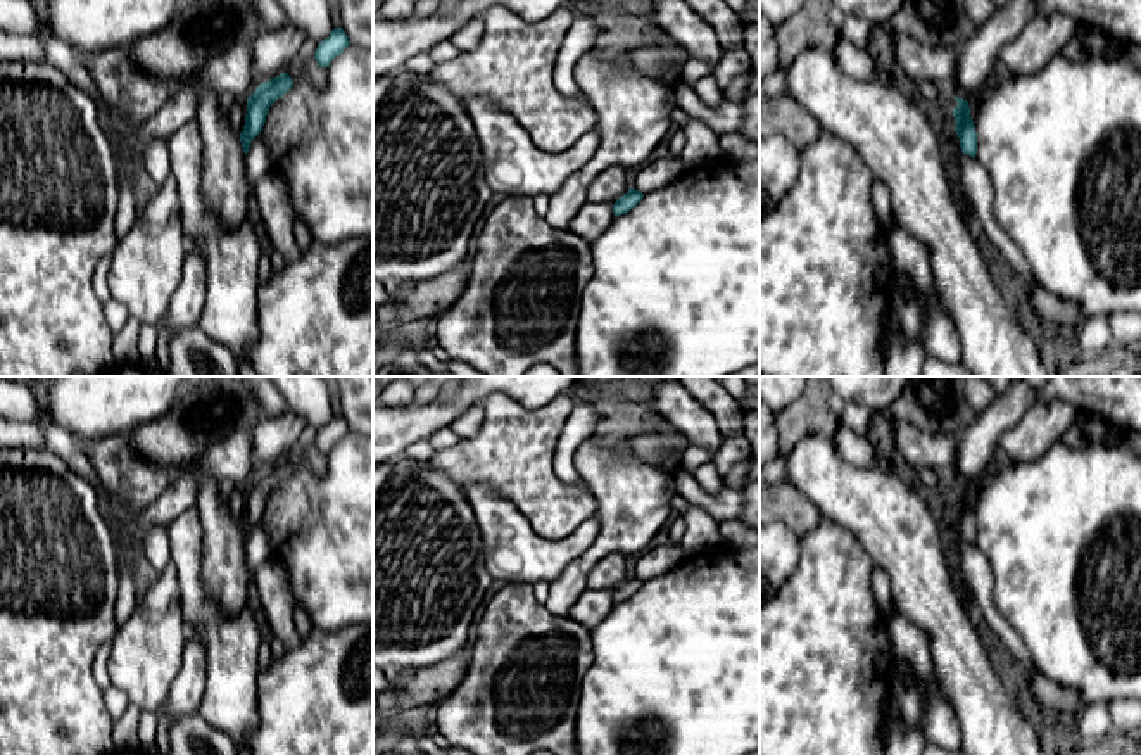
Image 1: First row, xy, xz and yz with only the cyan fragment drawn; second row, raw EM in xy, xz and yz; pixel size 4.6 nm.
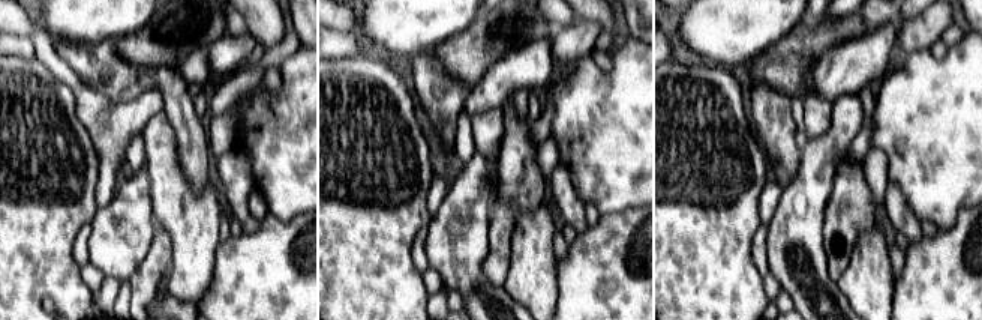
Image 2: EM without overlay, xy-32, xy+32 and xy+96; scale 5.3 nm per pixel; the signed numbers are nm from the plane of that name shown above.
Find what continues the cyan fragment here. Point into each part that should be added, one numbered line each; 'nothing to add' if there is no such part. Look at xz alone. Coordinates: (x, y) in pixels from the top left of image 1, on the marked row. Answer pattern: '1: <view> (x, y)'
nothing to add

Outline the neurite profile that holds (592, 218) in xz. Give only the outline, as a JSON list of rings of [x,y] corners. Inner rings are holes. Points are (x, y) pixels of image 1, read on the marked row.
[[[587,202],[583,204],[573,219],[568,223],[568,230],[582,237],[587,242],[594,242],[604,233],[604,230],[615,221],[611,202]]]

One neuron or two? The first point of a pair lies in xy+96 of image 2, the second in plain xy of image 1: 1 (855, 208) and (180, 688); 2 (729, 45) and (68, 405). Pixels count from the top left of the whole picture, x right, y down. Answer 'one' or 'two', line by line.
1: one
2: one

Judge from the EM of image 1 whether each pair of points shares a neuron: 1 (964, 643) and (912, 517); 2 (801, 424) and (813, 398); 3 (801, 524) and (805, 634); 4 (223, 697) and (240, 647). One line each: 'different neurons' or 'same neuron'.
1: same neuron
2: same neuron
3: different neurons
4: same neuron

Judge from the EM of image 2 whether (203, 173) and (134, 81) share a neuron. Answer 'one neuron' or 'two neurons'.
one neuron

